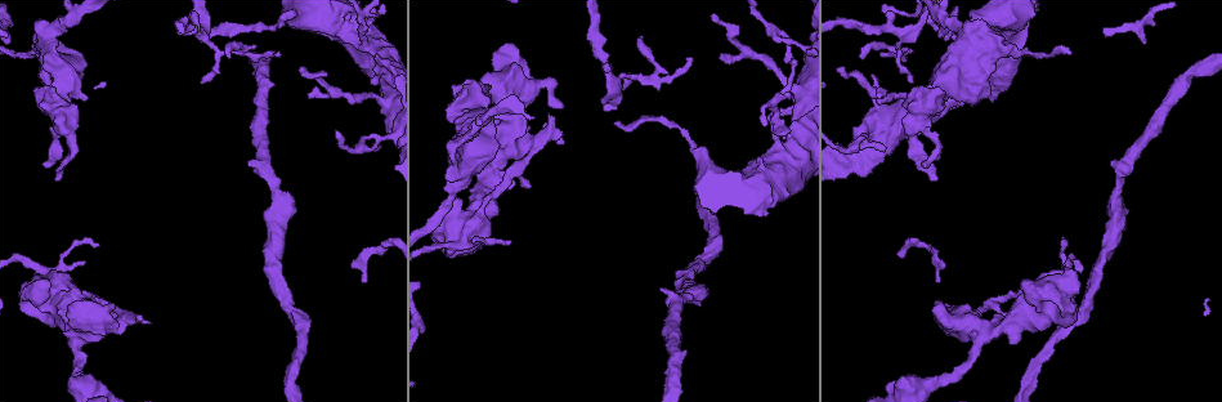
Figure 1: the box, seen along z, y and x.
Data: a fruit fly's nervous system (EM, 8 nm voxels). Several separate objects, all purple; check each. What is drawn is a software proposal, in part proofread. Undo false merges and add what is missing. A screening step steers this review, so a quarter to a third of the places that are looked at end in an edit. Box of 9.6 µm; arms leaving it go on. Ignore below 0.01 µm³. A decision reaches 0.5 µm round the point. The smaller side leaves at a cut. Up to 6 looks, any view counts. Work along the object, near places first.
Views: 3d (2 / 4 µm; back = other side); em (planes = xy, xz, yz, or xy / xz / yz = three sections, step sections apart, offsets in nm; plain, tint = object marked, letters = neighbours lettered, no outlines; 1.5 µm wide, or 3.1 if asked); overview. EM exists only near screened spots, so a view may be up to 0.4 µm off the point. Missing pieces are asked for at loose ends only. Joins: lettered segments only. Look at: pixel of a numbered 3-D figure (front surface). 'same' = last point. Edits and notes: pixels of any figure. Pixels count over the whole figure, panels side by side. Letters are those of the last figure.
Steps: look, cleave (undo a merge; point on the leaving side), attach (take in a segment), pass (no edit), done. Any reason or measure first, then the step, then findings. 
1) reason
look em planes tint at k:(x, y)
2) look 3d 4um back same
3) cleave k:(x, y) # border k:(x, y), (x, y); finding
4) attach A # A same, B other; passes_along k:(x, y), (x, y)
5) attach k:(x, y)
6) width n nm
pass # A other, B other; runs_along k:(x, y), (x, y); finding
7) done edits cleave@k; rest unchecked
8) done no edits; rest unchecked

tapers out
look em xy step 8 letters at 1:(692, 59)

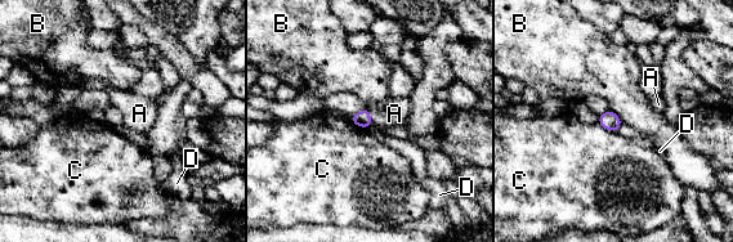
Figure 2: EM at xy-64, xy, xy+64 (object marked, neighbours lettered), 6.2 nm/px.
pass # A other, B other, C other, D other; border 2:(609, 108), (622, 122); no lettered segment goes on from it

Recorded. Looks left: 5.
branch stops here
look em planes letters at 1:(912, 81)

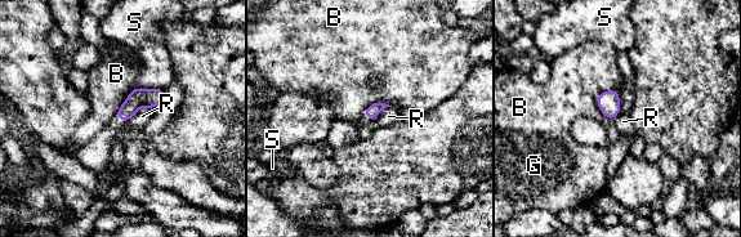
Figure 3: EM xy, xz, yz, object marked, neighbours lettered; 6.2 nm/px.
width 90 nm
pass # B other, G other, R other, S other; border 3:(155, 108), (141, 107), (125, 123); none of them fits

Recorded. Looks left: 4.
look 3d 4um at 1:(471, 107)

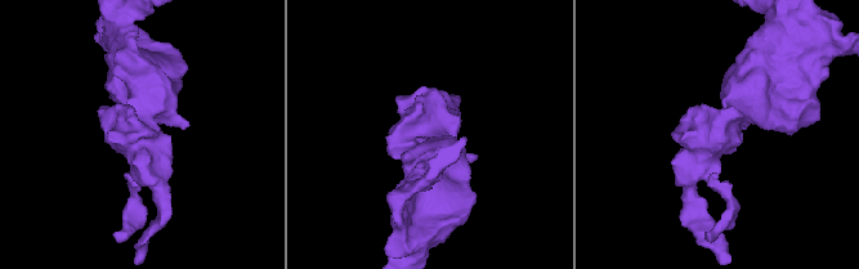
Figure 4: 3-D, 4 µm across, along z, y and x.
shape alone is not enough
look em planes tint at 4:(137, 129)

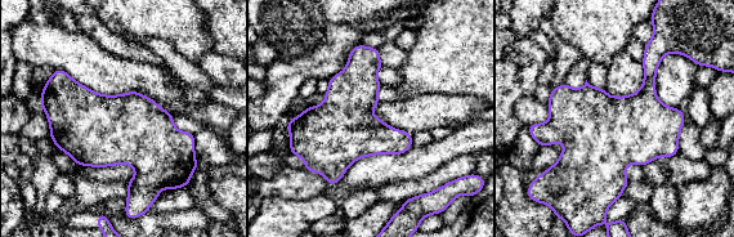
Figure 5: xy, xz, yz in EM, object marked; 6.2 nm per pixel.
what lies round it
look em planes letters same

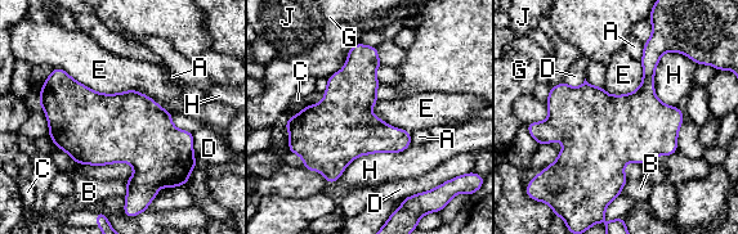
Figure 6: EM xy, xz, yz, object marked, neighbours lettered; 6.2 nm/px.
longest_contact E 800 nm
pass # A other, B other, C other, D other, E other, G other, H other, J other; border 6:(56, 67), (171, 115); one cell here

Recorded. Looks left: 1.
done no edits; rest unchecked

